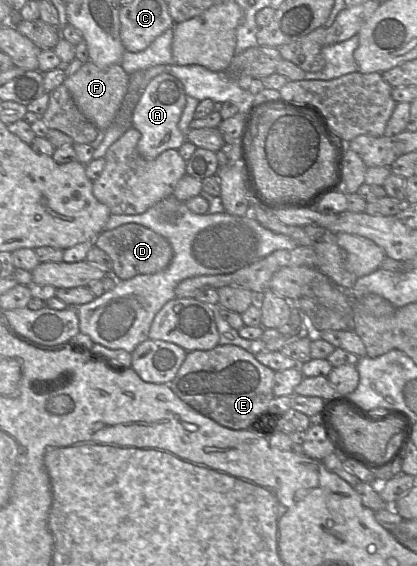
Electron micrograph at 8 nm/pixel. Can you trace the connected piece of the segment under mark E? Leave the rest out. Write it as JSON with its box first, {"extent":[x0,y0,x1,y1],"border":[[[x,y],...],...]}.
{"extent":[168,344,275,429],"border":[[[218,344],[216,347],[210,350],[193,350],[189,351],[186,354],[186,357],[181,364],[175,378],[168,384],[172,391],[189,406],[195,409],[200,414],[214,420],[218,424],[230,428],[230,429],[249,429],[257,425],[258,421],[265,421],[266,416],[270,413],[268,412],[268,406],[270,401],[273,399],[273,380],[274,380],[275,371],[271,368],[260,363],[251,352],[247,351],[236,345],[230,344]]]}

